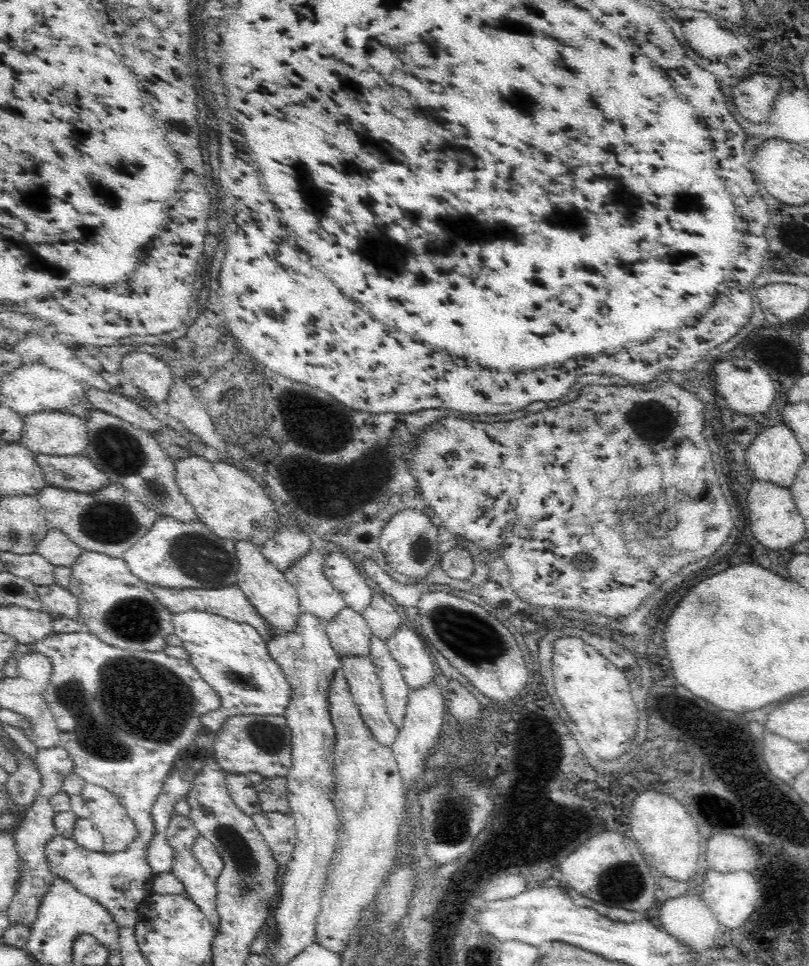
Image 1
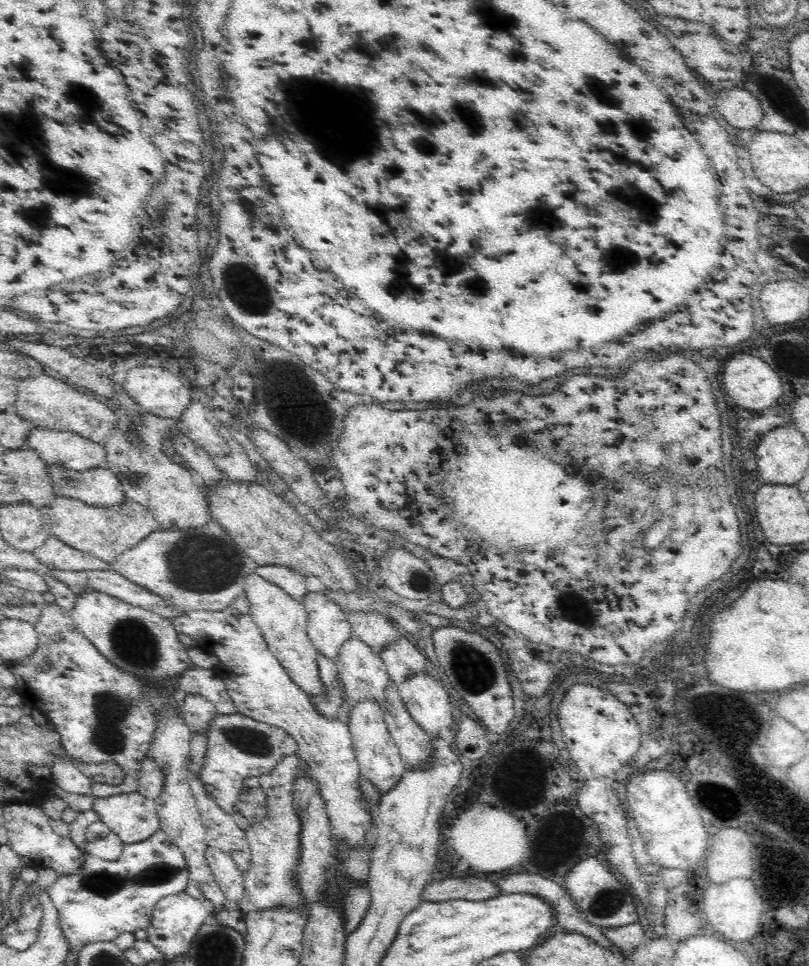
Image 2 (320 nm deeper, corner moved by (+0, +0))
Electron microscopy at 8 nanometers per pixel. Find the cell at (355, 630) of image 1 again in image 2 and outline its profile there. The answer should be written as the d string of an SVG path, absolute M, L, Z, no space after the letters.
M352 635L341 647L336 662L339 679L343 686L346 700L352 705L365 700L376 701L385 706L385 694L391 680L387 668L379 654L374 653L362 639Z

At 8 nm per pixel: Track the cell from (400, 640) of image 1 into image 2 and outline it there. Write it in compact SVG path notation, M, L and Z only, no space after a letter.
M418 673L405 681L402 681L397 687L398 695L406 707L406 711L410 713L410 717L418 726L430 735L432 740L440 739L440 732L442 730L455 727L456 718L452 714L452 705L448 693L444 691L442 684L432 679L424 673Z

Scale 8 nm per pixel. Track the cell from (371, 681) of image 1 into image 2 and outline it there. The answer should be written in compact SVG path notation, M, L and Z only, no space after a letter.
M365 700L355 703L352 705L347 725L352 735L361 777L378 788L380 796L386 794L391 788L394 788L395 784L402 780L406 768L384 720L383 708L376 701Z

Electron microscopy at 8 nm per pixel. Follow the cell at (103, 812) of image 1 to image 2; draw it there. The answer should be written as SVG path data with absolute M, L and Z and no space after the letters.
M137 790L109 797L96 797L92 809L98 813L99 820L116 832L125 845L149 839L154 832L161 829L155 801L142 796Z

